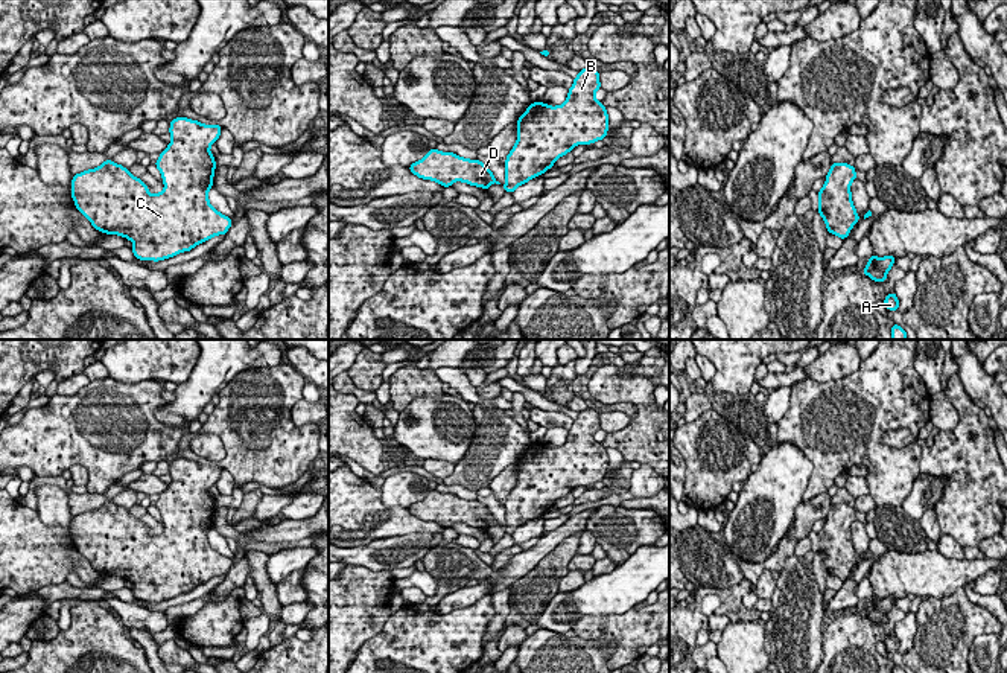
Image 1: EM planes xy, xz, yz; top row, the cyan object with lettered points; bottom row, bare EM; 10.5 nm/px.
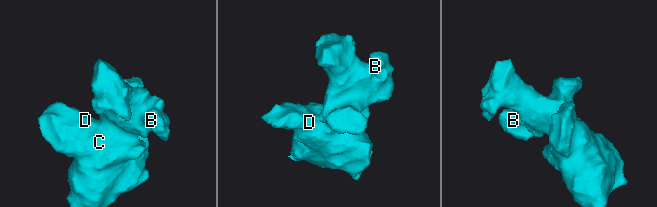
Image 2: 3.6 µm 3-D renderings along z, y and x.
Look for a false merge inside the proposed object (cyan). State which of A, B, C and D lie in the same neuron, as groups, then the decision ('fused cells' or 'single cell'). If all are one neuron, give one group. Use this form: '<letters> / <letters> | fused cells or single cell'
A B C D | single cell

